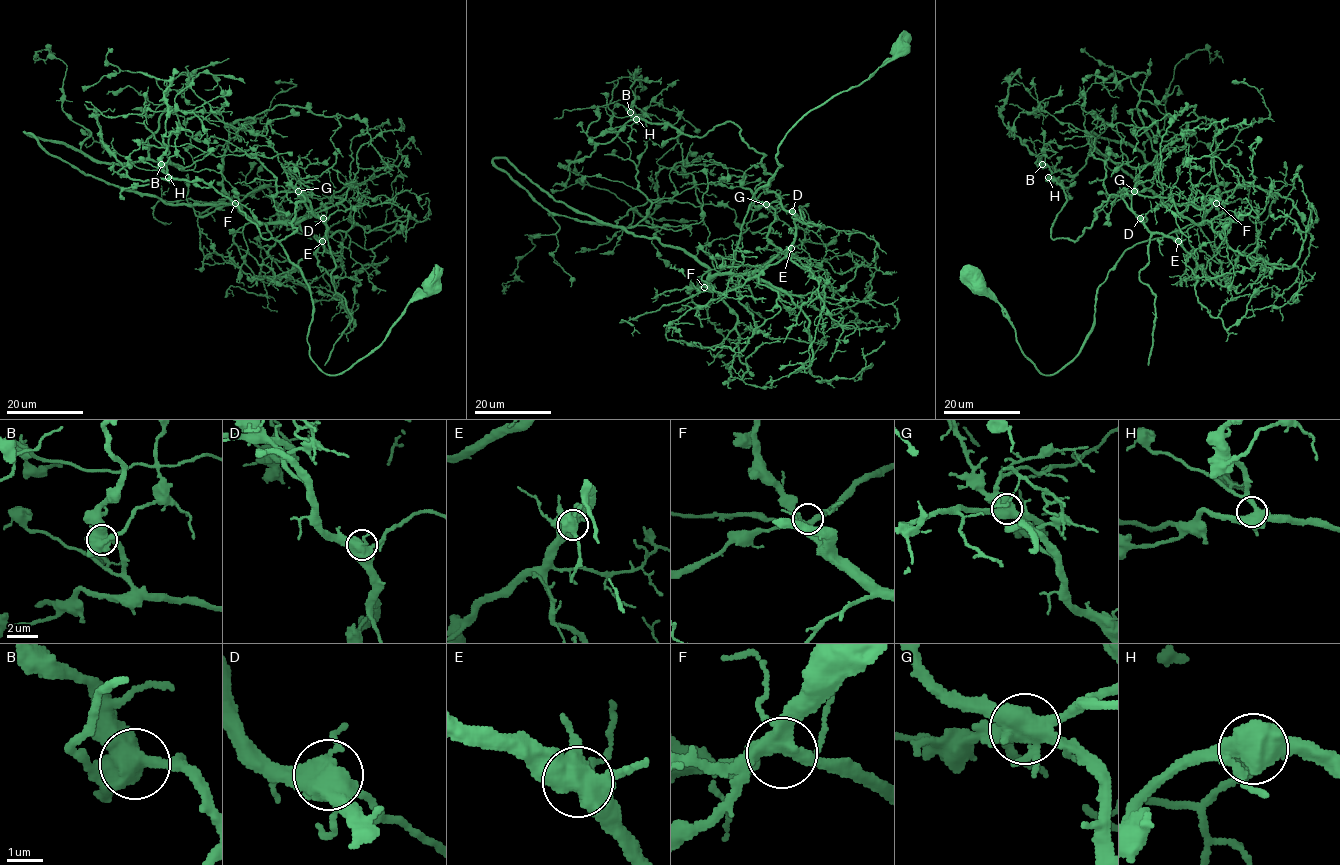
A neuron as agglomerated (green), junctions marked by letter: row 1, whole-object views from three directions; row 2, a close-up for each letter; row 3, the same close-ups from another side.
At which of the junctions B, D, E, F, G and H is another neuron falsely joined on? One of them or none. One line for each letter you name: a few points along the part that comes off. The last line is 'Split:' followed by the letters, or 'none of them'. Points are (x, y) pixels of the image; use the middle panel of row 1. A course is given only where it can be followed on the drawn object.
G: course (766, 204), (780, 200), (764, 155), (731, 123), (697, 136), (635, 121), (636, 71), (606, 82)
Split: G

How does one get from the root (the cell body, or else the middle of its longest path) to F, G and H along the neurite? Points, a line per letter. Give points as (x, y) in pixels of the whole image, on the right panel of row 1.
F: (978, 287), (1000, 305), (1036, 368), (1056, 374), (1079, 352), (1097, 287), (1119, 257), (1200, 223), (1216, 203)
G: (978, 287), (1036, 368), (1056, 374), (1079, 352), (1119, 257), (1203, 223), (1134, 190)
H: (978, 287), (1056, 374), (1119, 257), (1203, 223), (1112, 194), (1053, 239), (1066, 194), (1048, 177)

